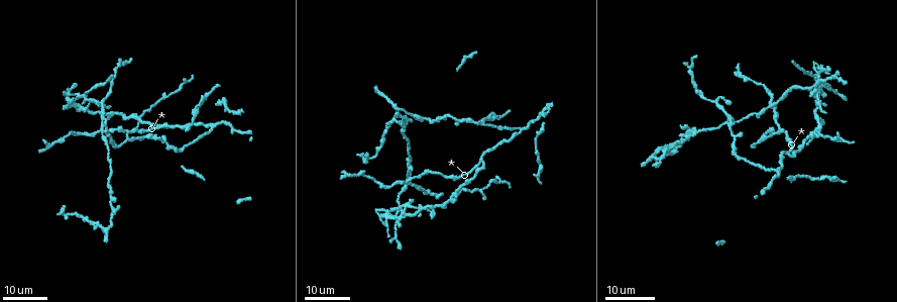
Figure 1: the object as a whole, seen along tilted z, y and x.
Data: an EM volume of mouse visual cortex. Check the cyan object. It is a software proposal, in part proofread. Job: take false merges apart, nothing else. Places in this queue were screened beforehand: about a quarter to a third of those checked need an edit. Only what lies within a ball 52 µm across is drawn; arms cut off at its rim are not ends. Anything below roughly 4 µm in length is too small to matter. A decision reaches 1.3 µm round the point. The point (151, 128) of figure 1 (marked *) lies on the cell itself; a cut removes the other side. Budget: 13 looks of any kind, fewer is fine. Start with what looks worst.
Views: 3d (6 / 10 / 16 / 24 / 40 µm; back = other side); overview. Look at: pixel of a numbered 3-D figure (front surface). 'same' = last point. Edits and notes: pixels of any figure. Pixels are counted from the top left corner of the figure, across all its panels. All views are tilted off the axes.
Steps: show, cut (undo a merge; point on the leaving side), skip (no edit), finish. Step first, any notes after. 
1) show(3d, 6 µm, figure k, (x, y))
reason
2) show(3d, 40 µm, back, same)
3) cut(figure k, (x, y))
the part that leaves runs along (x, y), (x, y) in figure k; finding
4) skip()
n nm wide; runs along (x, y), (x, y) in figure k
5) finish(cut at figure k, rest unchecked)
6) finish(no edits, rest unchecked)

show(3d, 24 µm, figure 1, (218, 122))

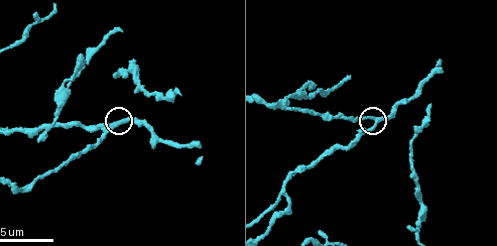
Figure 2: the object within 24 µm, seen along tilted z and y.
show(3d, 6 µm, figure 2, (376, 121))

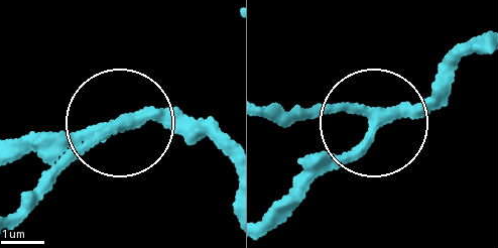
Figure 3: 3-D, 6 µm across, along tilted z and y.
show(3d, 6 µm, back, figure 3, (125, 124))

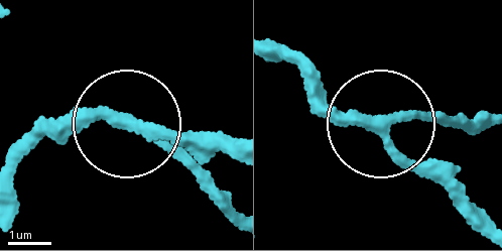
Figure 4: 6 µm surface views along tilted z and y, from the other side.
skip()
side arm 28 µm; 3 arms; all the same cell

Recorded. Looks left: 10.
show(3d, 24 µm, figure 1, (772, 102))
side arm on a straight run

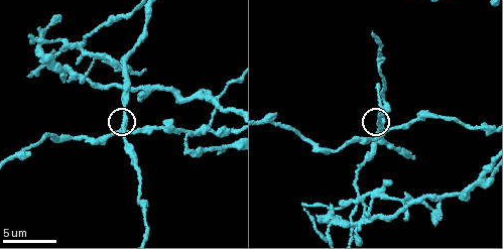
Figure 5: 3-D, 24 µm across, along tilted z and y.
show(3d, 10 µm, figure 5, (381, 126))

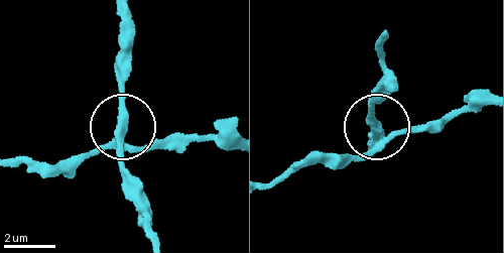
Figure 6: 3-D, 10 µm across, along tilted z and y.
skip()
runs along (485, 104), (420, 127), (376, 131), (371, 142) in figure 6; one cell here

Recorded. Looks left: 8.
show(3d, 16 µm, figure 1, (111, 206))

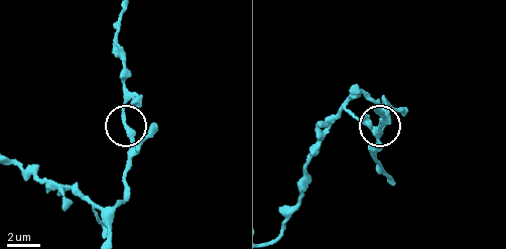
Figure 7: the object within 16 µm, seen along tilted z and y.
show(3d, 10 µm, figure 7, (130, 133))

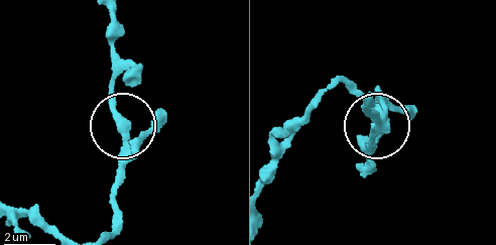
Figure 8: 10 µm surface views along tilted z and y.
show(3d, 10 µm, back, figure 8, (121, 121))

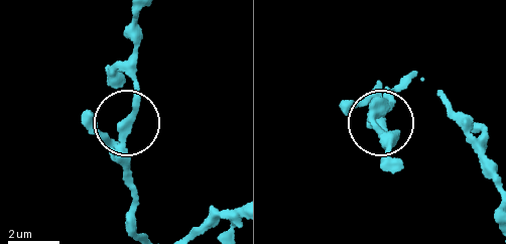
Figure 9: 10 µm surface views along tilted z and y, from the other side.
skip()
3 arms; runs along (136, 12), (132, 110), (119, 149), (129, 185) in figure 9; continuous, no second cell

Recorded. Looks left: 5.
show(3d, 16 µm, figure 5, (382, 99))
thin arm on a thick one

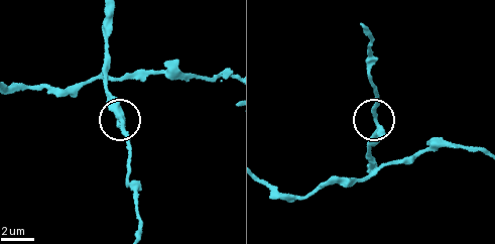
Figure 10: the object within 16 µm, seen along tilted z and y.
skip()
260 nm wide; one cell here

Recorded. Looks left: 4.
show(3d, 10 µm, figure 5, (84, 80))
small branch off a trunk

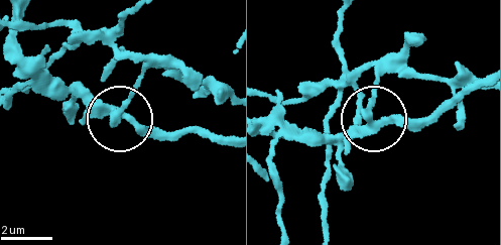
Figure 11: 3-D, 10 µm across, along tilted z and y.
show(3d, 10 µm, back, figure 11, (116, 116))

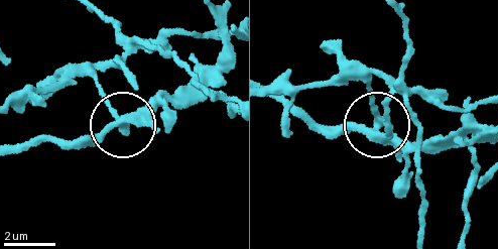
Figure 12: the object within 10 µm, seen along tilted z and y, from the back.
cut(figure 12, (105, 103))
260 nm wide; the part that leaves runs along (124, 123), (98, 78), (120, 46), (117, 20), (107, 14) in figure 12; two cells meet here

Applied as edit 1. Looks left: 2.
finish(cut at figure 12, rest unchecked)

